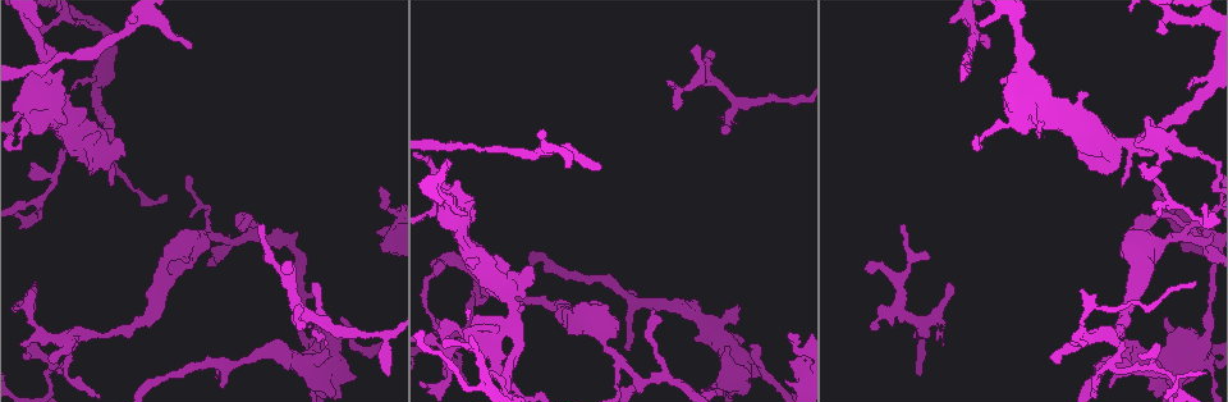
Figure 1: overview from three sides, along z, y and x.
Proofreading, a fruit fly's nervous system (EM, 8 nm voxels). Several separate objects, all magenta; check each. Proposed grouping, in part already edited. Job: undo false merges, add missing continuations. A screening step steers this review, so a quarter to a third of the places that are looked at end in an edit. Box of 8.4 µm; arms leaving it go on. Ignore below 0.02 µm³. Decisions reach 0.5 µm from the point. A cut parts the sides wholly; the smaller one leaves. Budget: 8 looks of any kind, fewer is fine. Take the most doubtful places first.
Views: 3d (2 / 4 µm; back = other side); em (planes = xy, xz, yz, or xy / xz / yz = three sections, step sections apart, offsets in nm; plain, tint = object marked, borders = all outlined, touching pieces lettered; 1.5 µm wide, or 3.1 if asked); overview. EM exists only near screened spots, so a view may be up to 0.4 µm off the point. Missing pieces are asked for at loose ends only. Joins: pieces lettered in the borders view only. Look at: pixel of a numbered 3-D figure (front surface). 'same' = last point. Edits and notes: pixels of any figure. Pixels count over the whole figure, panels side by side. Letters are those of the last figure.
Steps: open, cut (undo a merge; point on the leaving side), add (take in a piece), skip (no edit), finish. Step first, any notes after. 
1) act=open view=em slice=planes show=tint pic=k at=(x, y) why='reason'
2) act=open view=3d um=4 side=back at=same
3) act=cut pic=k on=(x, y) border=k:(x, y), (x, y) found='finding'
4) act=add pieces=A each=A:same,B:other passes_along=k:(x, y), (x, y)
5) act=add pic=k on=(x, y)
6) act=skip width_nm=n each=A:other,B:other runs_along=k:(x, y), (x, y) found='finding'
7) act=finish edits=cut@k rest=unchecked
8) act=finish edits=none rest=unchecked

act=open view=em slice=planes show=borders pic=1 at=(599, 171) why='thin end'

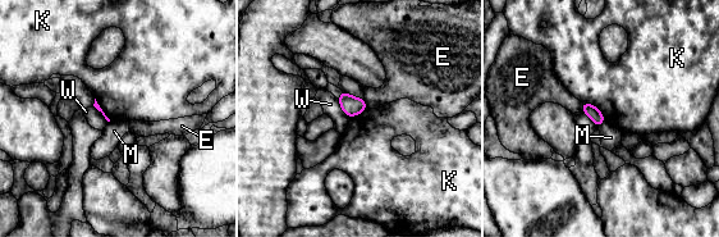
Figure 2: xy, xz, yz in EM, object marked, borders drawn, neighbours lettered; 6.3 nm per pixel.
act=skip each=E:other,K:other,M:other,W:other border=2:(582, 101), (591, 103), (605, 121) found='no lettered piece goes on from it'

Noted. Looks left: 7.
act=open view=3d um=4 side=back pic=1 at=(937, 338) why='branch stops here'

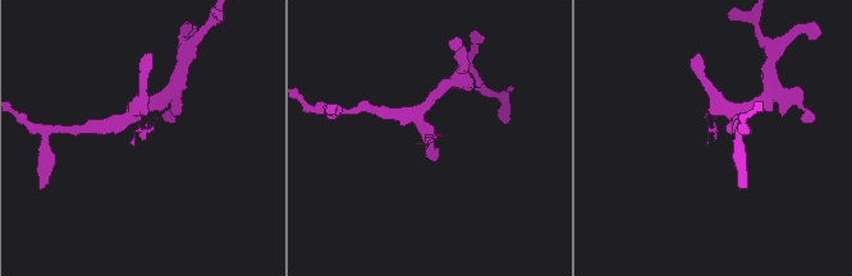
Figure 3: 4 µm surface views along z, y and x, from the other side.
act=open view=em slice=planes show=borders pic=3 at=(142, 141)

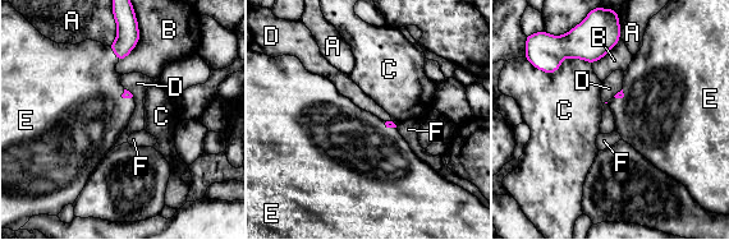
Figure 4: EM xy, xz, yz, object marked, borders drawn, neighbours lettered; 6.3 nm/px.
act=add pic=4 on=(83, 75) each=A:other,B:other,C:other,D:other,E:same,F:other passes_along=4:(128, 35), (115, 52), (83, 75) found='the neuron continues'

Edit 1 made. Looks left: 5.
act=open view=overview

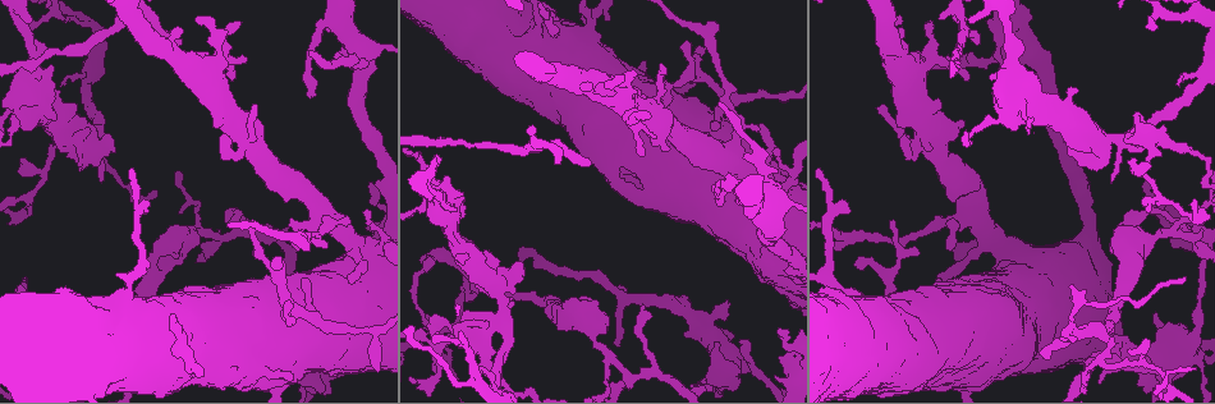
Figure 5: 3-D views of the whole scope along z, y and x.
act=open view=em slice=planes show=borders pic=5 at=(1153, 27) why='thin end'

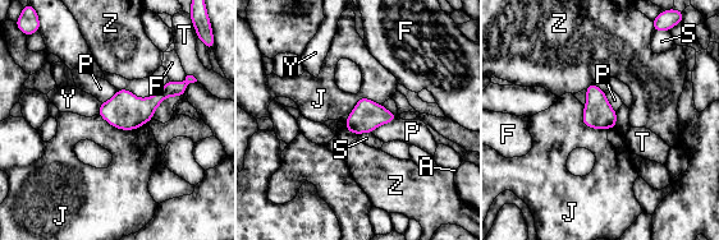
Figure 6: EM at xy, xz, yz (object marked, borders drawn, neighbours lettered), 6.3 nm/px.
act=skip each=A:other,F:other,J:other,P:other,S:other,T:other,Y:other,Z:other border=6:(381, 104), (361, 97), (344, 125) found='none of them fits'

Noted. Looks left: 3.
act=finish edits=add@4 rest=unchecked

